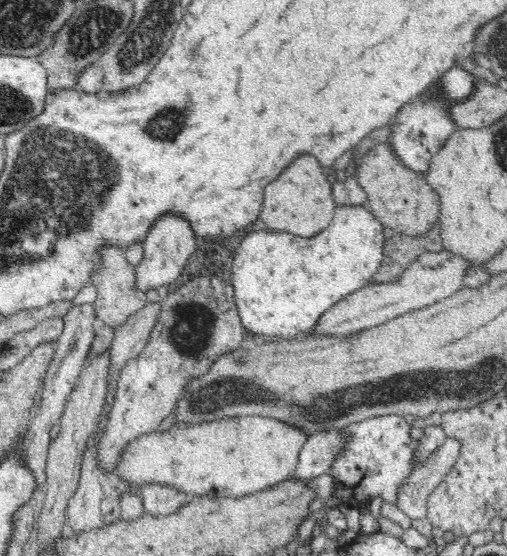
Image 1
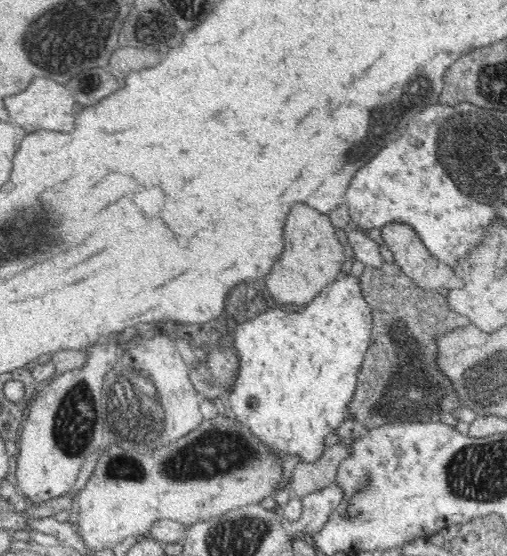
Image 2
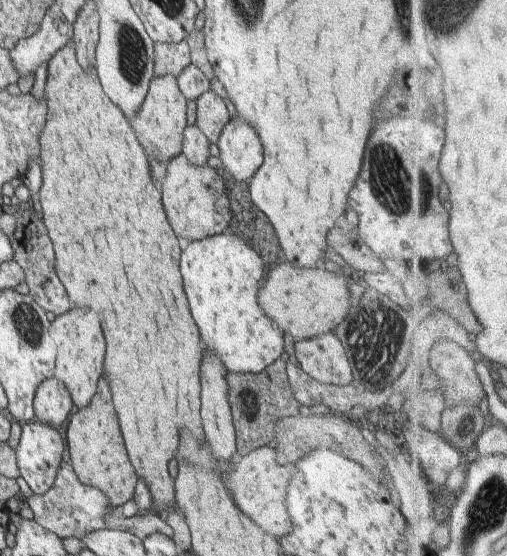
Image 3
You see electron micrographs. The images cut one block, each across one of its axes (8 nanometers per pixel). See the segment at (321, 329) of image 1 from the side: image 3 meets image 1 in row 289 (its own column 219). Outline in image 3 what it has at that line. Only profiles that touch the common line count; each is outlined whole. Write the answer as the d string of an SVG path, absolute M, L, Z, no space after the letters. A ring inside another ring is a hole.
M206 354L202 360L202 404L201 404L201 424L205 440L209 446L210 454L218 460L232 460L236 458L236 436L233 424L232 412L229 406L228 386L226 383L227 371L222 365L222 362L216 356Z

